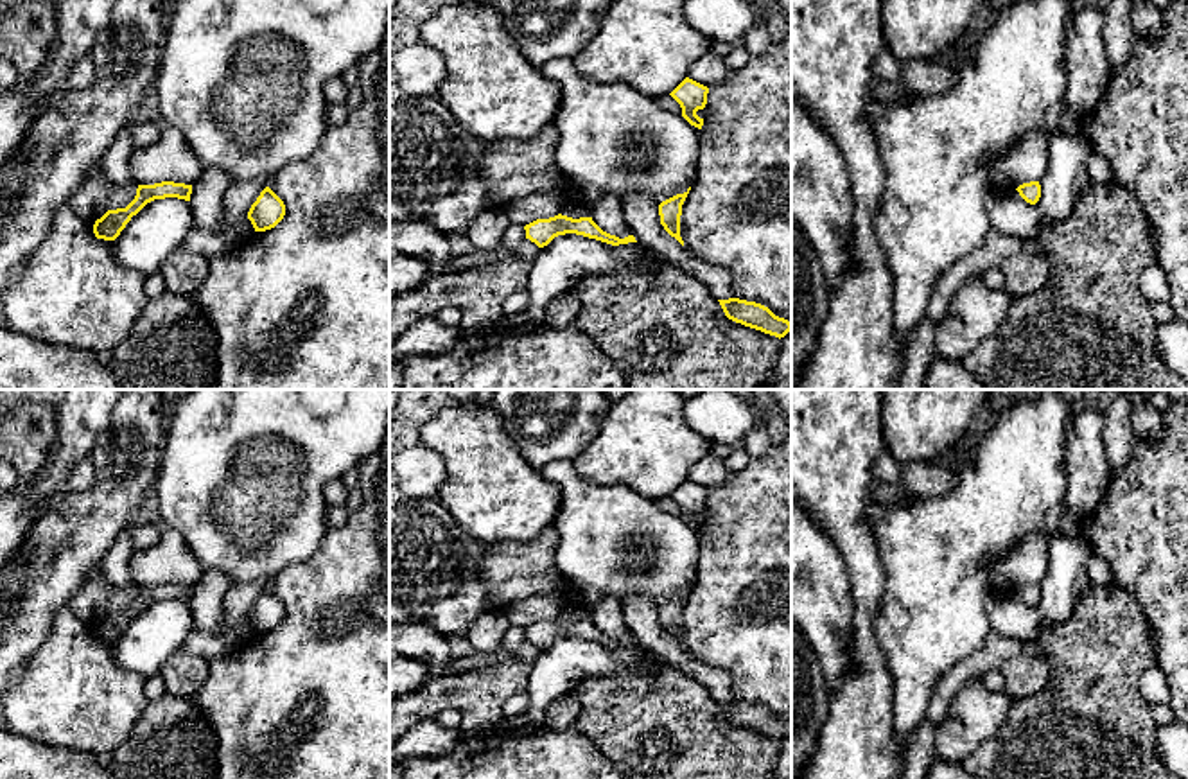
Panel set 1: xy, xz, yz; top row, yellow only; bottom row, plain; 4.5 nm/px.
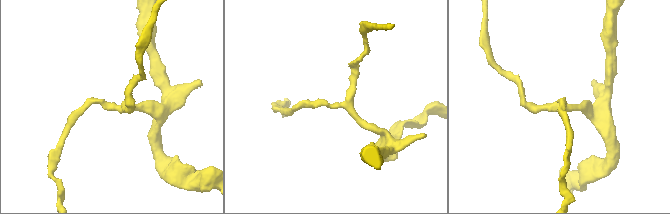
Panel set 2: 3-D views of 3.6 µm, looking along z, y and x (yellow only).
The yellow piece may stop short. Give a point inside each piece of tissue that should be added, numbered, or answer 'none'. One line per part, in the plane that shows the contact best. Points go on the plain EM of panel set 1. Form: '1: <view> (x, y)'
none

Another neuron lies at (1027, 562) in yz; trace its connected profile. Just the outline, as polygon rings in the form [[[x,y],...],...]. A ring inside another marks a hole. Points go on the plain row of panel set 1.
[[[1035,531],[1023,537],[992,569],[994,591],[1016,592],[1023,585],[1041,583],[1048,569],[1050,533]]]

